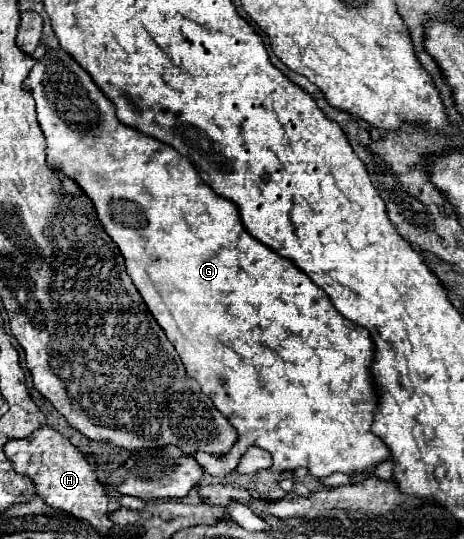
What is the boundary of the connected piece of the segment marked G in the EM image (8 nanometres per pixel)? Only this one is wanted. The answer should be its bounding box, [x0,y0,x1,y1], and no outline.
[26,50,390,480]

